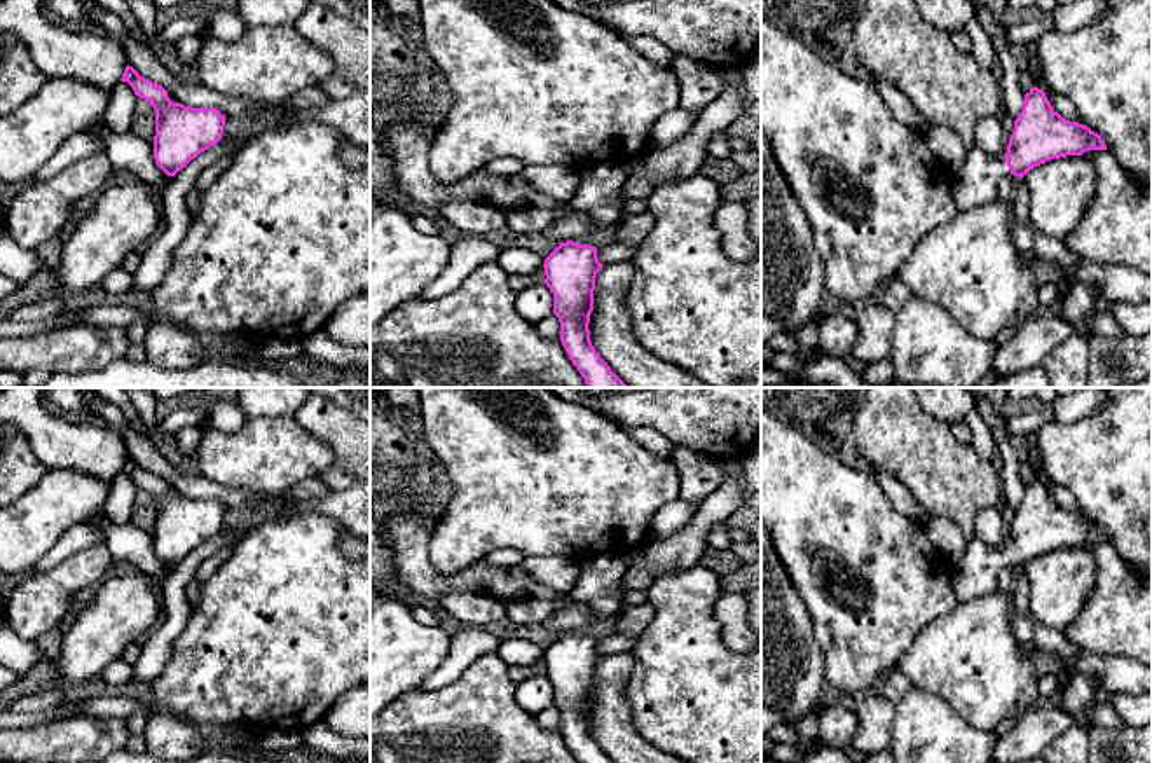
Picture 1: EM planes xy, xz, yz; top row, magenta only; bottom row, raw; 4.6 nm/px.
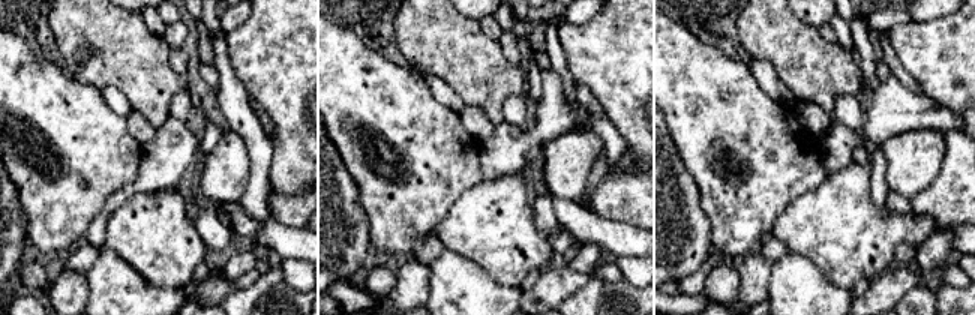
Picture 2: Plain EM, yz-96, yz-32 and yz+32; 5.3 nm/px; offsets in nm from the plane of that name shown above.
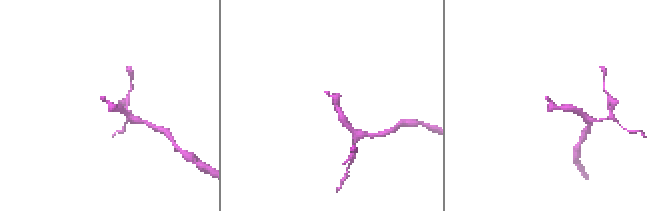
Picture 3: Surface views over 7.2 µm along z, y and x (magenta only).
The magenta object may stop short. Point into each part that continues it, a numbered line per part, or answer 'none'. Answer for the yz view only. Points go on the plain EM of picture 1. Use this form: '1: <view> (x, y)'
1: yz (976, 573)

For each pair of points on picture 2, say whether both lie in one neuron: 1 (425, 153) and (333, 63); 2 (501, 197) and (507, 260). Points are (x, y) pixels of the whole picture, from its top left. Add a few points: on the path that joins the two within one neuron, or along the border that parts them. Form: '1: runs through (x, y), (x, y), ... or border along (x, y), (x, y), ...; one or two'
1: runs through (407, 134), (357, 87); one
2: runs through (503, 212), (503, 240), (506, 245); one

